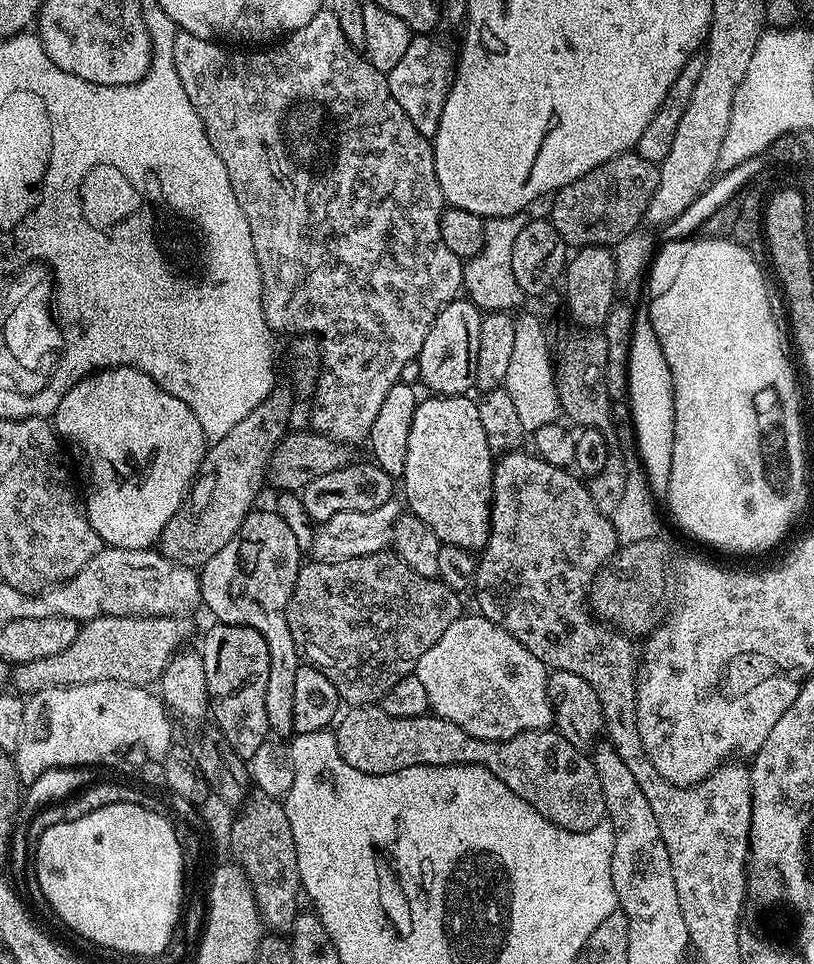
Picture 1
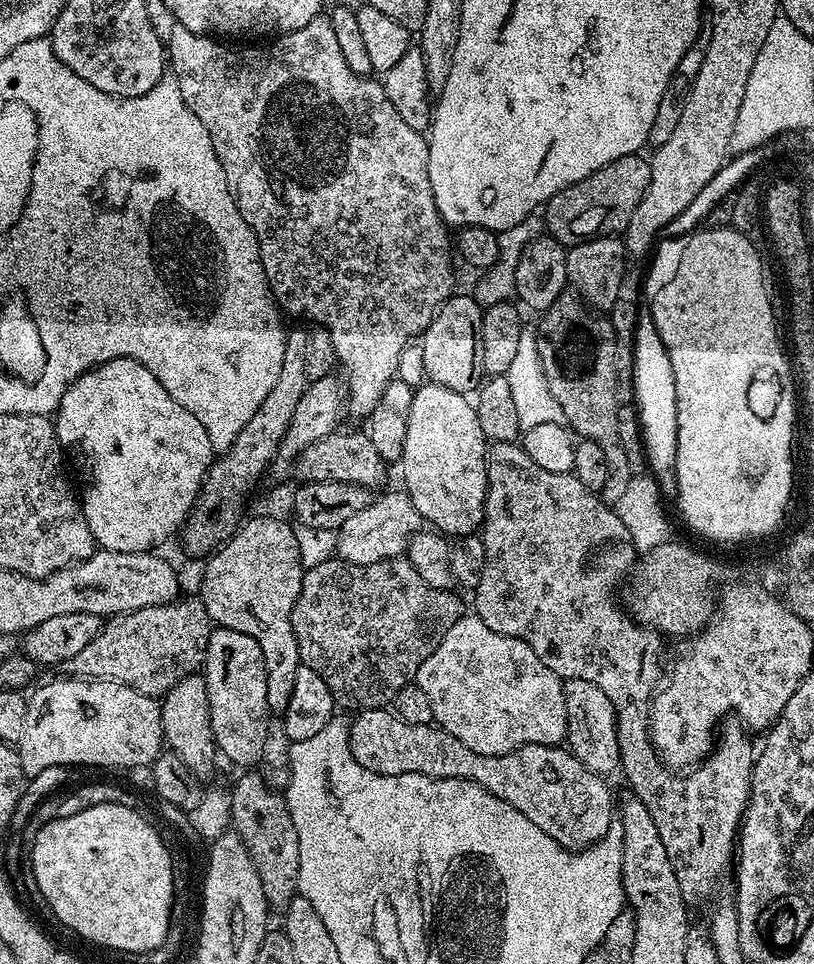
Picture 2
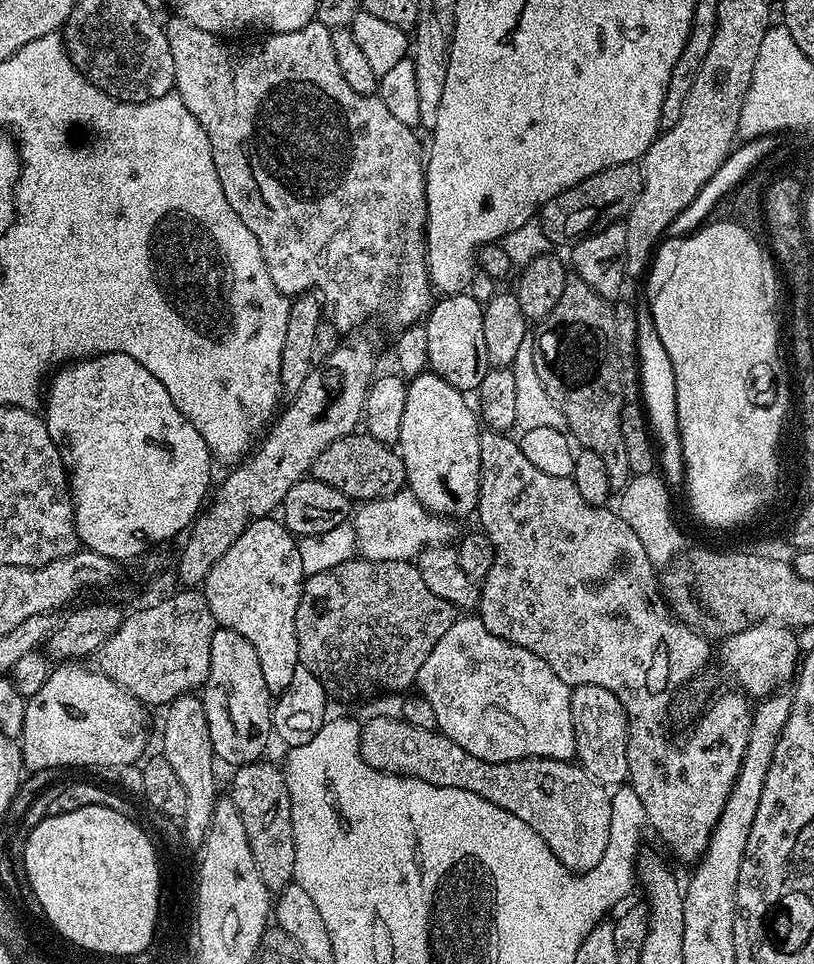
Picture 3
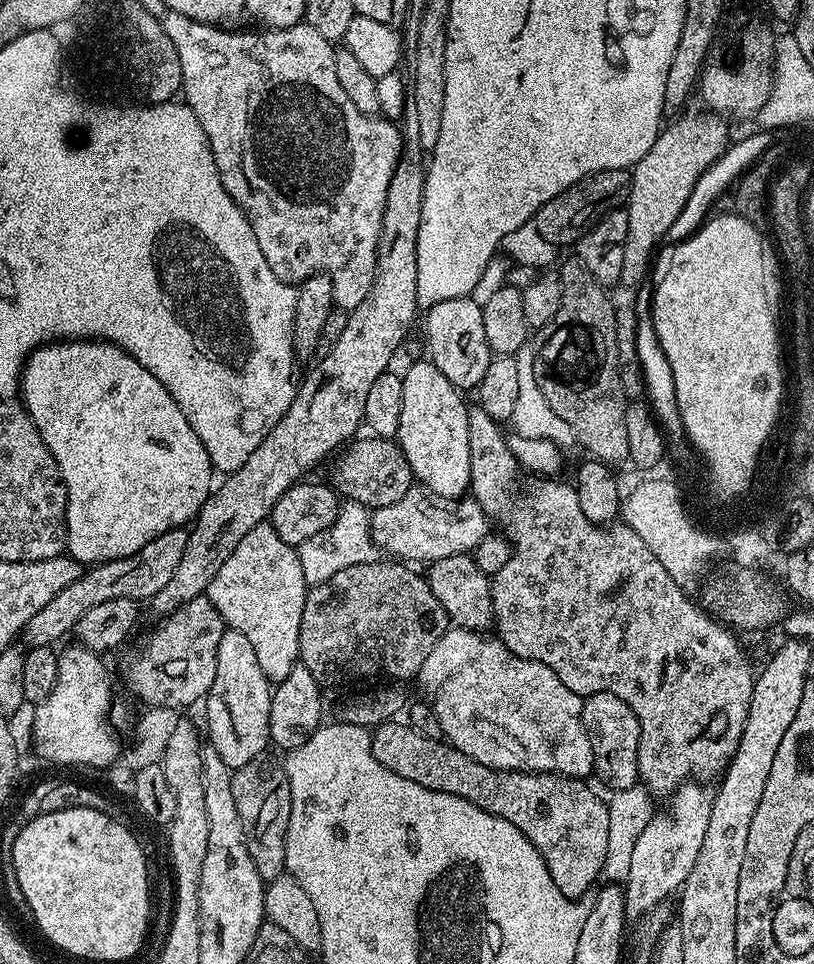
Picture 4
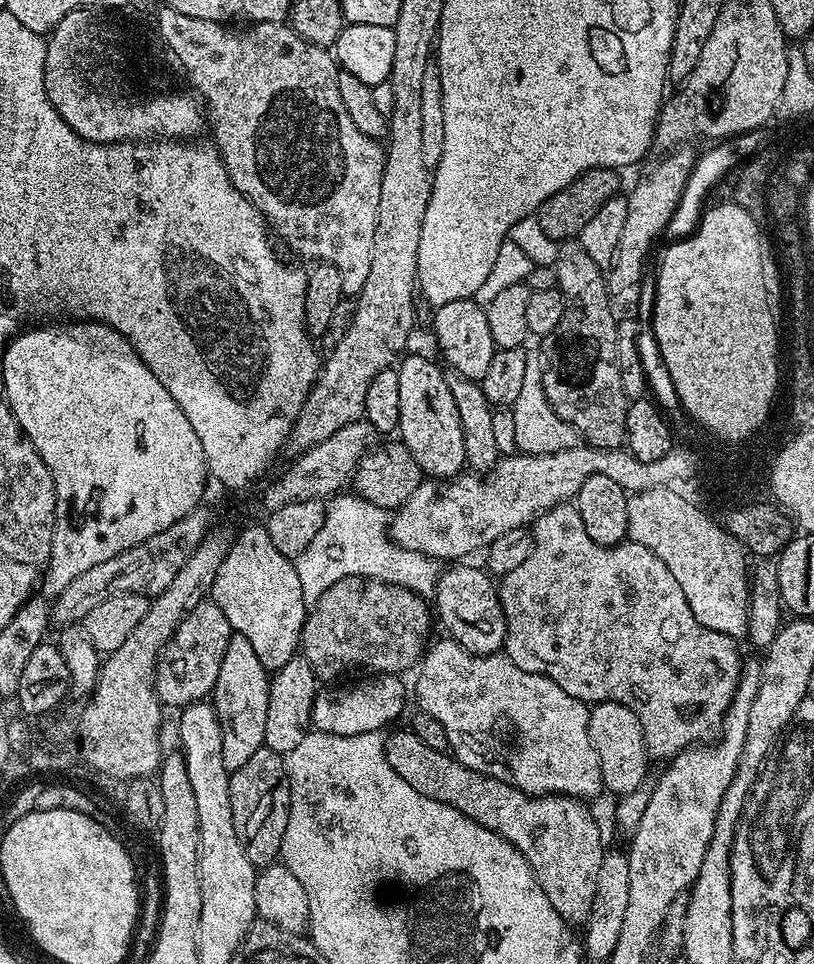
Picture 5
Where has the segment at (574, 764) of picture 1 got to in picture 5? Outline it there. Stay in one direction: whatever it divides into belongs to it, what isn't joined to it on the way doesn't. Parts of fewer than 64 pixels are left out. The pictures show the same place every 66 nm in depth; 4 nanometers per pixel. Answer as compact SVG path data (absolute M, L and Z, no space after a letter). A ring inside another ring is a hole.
M411 730L387 737L384 753L386 762L394 766L394 774L414 786L418 794L454 806L454 810L466 814L466 818L509 840L524 855L536 881L563 920L587 921L592 914L592 899L598 886L596 875L604 861L606 847L585 801L570 796L528 796L513 784L470 770L470 766L448 752L433 750Z

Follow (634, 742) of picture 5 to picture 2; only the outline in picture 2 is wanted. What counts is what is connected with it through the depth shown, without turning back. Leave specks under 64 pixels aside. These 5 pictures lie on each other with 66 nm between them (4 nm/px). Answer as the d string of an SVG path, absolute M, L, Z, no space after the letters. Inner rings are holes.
M582 678L564 681L564 697L566 698L566 737L567 747L586 766L586 770L595 772L597 776L607 777L607 772L616 772L620 766L618 742L616 741L616 715L606 694L594 686L594 682L582 682Z

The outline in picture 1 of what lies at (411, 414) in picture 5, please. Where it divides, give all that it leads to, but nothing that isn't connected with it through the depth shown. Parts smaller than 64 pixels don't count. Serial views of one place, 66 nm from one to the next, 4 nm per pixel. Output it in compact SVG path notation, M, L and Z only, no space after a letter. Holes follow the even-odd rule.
M467 395L437 396L421 399L414 410L414 422L410 422L410 442L406 449L406 466L402 483L408 499L407 511L422 518L441 544L453 544L469 550L483 549L488 541L492 525L492 465L494 454L486 442L486 430L482 430L482 418L478 418L479 403Z

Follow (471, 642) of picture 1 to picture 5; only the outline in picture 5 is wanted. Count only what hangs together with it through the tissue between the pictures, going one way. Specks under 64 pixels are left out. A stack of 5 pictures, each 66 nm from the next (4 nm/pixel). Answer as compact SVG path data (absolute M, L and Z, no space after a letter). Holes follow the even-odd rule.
M443 639L425 651L418 665L414 700L420 703L417 704L419 711L438 718L438 723L445 728L451 755L470 766L470 770L513 784L528 796L570 796L588 802L591 796L602 792L602 770L590 742L590 708L585 701L566 694L549 676L514 666L507 654L475 656L457 640Z

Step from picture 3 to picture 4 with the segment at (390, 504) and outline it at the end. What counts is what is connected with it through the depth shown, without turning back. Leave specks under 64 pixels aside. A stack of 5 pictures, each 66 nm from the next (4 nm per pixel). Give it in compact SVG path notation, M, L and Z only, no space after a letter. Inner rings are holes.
M414 486L406 490L406 494L398 498L394 506L382 506L375 509L371 513L370 523L372 541L376 543L377 549L400 562L416 562L412 560L431 562L438 558L450 558L454 554L472 554L475 553L478 542L482 542L482 538L490 535L488 515L484 513L477 500L474 498L447 500L441 496L435 496L423 486Z

